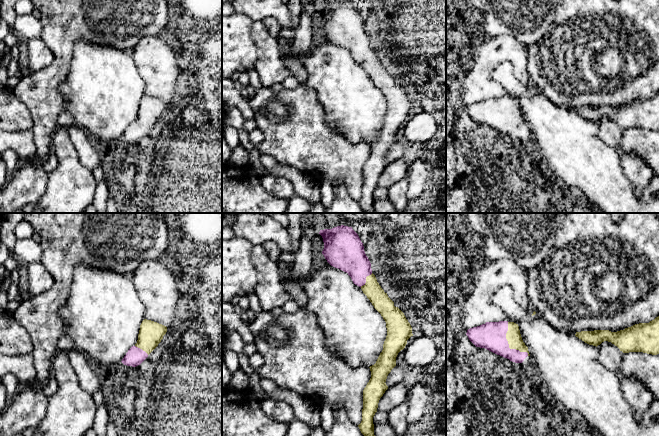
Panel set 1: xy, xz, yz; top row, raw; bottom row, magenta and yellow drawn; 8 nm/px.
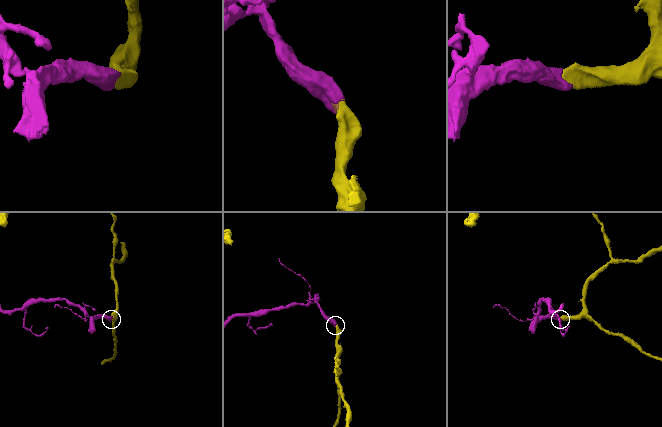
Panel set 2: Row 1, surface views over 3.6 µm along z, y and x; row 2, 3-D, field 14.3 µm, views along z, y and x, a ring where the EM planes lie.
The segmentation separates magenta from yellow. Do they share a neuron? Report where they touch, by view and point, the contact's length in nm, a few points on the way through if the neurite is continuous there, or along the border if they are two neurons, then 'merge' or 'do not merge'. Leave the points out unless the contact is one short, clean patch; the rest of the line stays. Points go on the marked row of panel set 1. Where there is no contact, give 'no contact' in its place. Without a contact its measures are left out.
contact yz (508, 345); length 320 nm; way yz (492, 335), (500, 337), (508, 345), (513, 336); merge

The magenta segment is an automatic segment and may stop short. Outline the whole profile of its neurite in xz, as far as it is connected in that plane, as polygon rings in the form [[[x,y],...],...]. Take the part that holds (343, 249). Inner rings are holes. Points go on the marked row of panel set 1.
[[[341,225],[320,230],[319,234],[323,238],[322,254],[327,262],[351,277],[386,322],[387,336],[376,363],[369,367],[371,378],[363,390],[362,421],[358,425],[364,436],[375,436],[373,417],[380,398],[388,389],[385,382],[396,366],[396,357],[413,336],[412,327],[404,313],[394,306],[394,302],[377,282],[363,243],[352,227]]]

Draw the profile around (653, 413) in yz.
[[[654,399],[653,403],[651,404],[649,411],[648,411],[648,416],[651,419],[659,419],[659,400]]]

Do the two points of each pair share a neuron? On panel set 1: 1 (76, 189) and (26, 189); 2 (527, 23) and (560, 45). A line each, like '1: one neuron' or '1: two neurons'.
1: two neurons
2: two neurons

